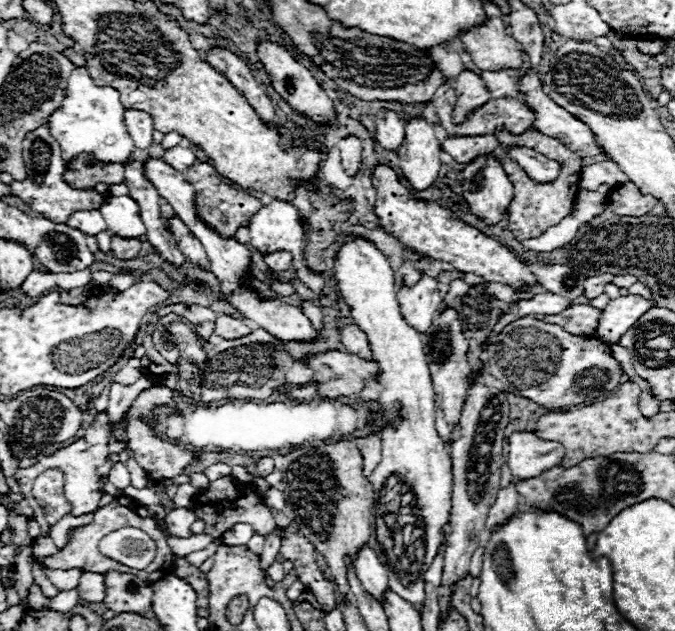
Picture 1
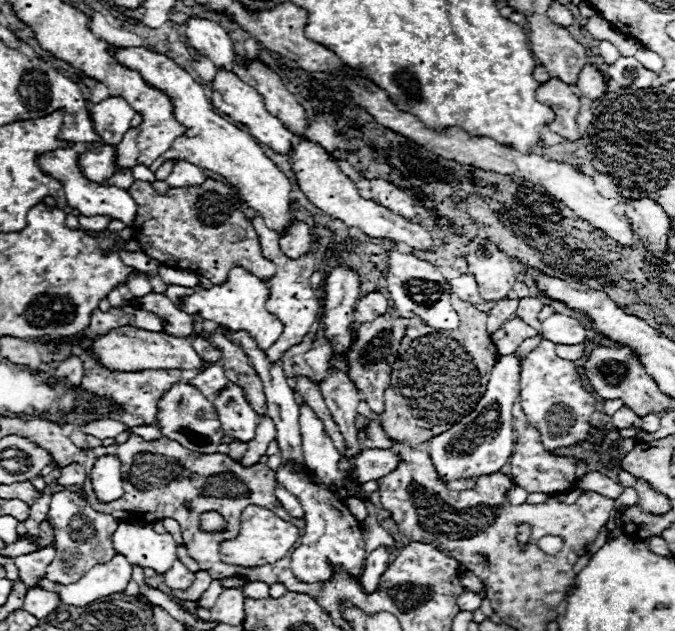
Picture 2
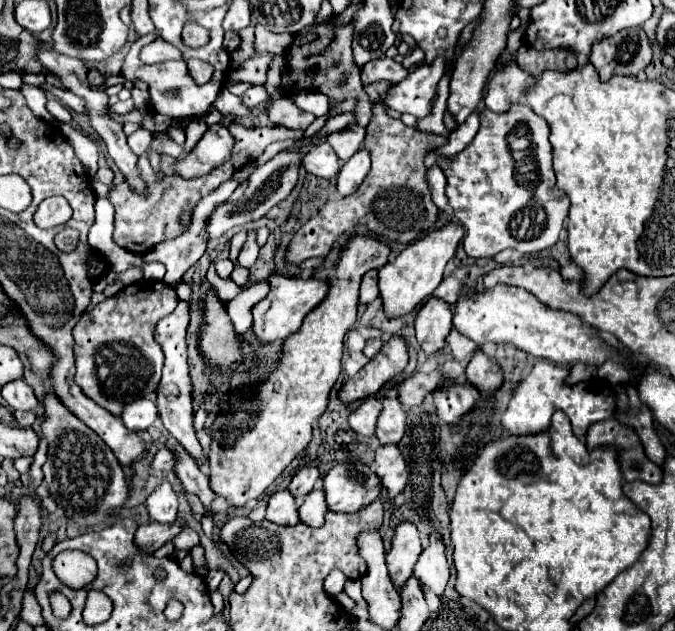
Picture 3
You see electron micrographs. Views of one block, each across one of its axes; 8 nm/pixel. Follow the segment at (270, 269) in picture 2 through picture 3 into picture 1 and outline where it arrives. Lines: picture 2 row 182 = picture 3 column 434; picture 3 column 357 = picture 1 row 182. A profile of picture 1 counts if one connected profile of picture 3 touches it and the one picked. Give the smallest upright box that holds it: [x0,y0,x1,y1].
[186,164,262,238]

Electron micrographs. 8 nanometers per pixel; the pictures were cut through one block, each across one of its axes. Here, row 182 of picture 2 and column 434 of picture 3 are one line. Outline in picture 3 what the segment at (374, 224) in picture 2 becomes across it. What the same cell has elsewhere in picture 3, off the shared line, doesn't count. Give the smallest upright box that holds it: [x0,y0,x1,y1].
[416,298,452,356]

